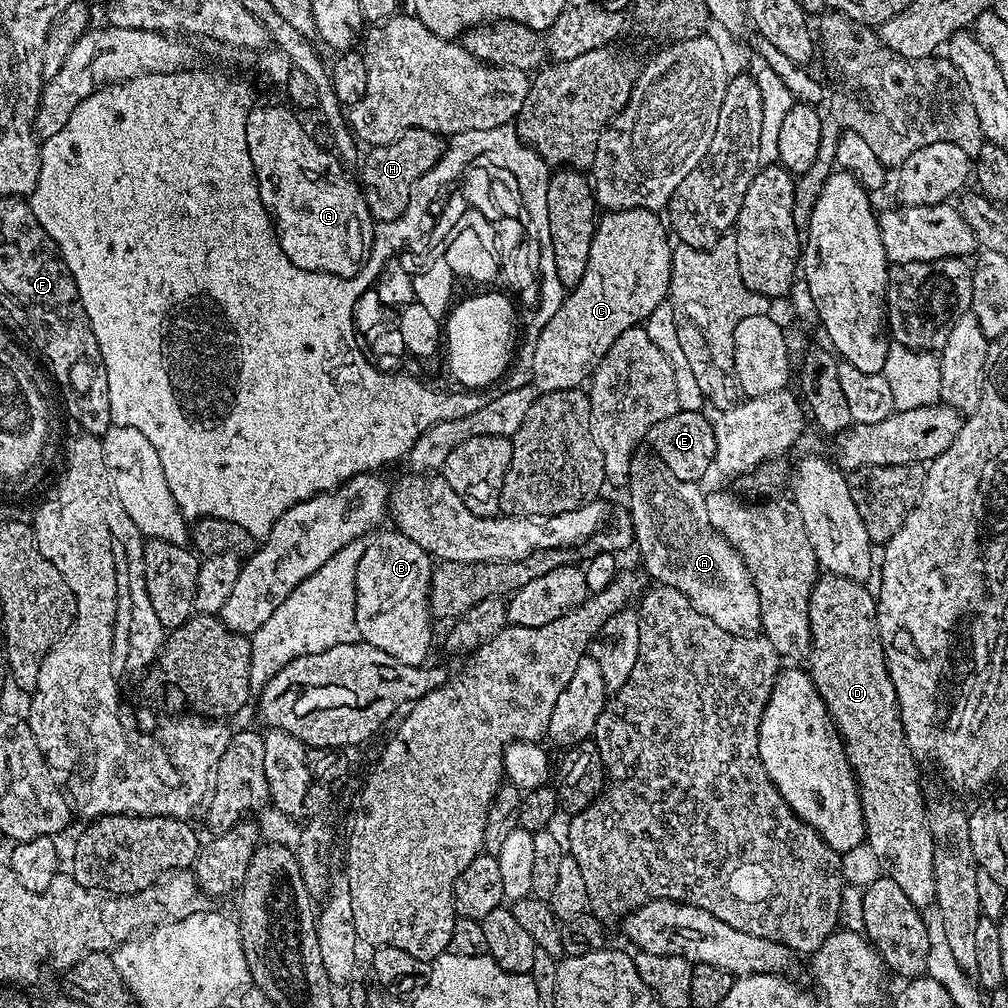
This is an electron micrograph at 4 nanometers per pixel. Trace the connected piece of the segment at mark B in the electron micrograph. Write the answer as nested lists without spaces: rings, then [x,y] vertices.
[[[399,530],[391,531],[373,535],[358,563],[357,628],[363,643],[386,650],[386,654],[398,658],[398,662],[420,666],[427,661],[424,659],[432,648],[433,621],[428,607],[428,586],[432,582],[434,560],[418,542],[406,538]]]

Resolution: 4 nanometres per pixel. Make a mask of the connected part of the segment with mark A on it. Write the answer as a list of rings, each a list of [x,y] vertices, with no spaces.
[[[636,453],[631,460],[626,485],[626,492],[632,495],[628,504],[632,507],[630,515],[635,551],[640,551],[644,566],[656,584],[665,584],[686,594],[686,598],[690,598],[696,610],[706,614],[706,618],[718,622],[718,626],[722,626],[727,632],[751,636],[761,631],[758,590],[739,550],[710,522],[700,487],[701,485],[695,481],[675,477],[670,468],[657,460],[652,453]]]

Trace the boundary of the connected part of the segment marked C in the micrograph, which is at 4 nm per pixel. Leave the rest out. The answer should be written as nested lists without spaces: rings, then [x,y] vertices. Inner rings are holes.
[[[631,208],[617,212],[608,210],[597,219],[590,258],[586,262],[586,274],[582,274],[582,282],[578,282],[565,295],[561,307],[548,316],[546,326],[539,328],[532,359],[533,384],[540,388],[550,388],[553,392],[580,388],[583,380],[585,383],[596,371],[606,350],[614,346],[616,339],[626,330],[643,325],[648,315],[667,301],[674,244],[672,240],[668,241],[670,232],[665,221],[660,221],[656,216],[659,215],[651,208]]]

